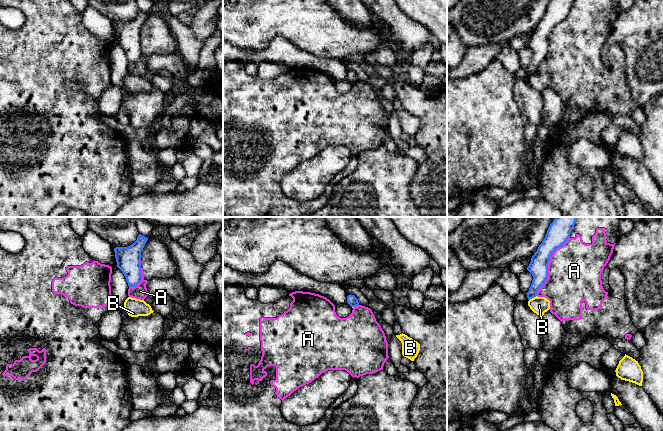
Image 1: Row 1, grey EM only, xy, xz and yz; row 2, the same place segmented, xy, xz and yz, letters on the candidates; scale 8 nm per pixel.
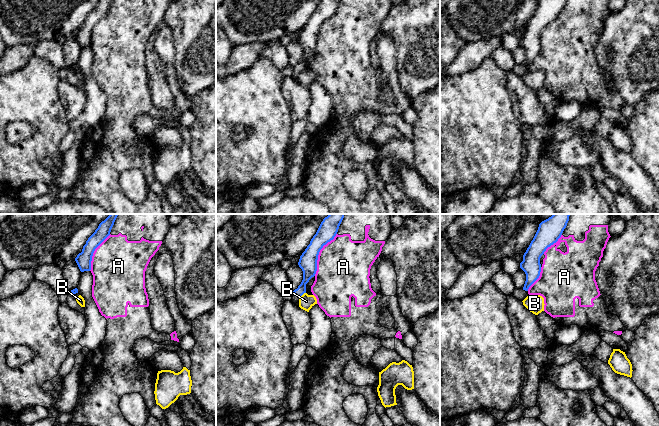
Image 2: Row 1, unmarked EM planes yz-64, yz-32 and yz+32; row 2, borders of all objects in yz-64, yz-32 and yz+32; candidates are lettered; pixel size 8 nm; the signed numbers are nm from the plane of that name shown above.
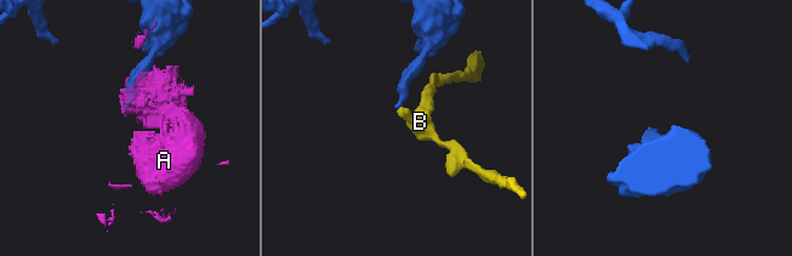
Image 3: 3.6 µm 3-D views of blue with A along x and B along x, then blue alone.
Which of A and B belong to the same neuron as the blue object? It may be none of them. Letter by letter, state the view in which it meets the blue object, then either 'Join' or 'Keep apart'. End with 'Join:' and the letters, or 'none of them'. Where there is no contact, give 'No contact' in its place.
A: Touches blue in yz. Keep apart
B: Touches blue in yz. Keep apart
Join: none of them

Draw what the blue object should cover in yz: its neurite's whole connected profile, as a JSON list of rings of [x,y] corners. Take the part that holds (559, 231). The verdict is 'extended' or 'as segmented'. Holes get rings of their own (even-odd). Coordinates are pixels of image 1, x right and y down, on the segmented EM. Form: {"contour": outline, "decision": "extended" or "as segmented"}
{"contour": [[[556,217],[550,224],[545,238],[531,258],[527,270],[532,274],[533,280],[526,293],[528,300],[537,296],[540,287],[548,278],[548,264],[553,252],[561,247],[574,228],[577,217]]], "decision": "as segmented"}

